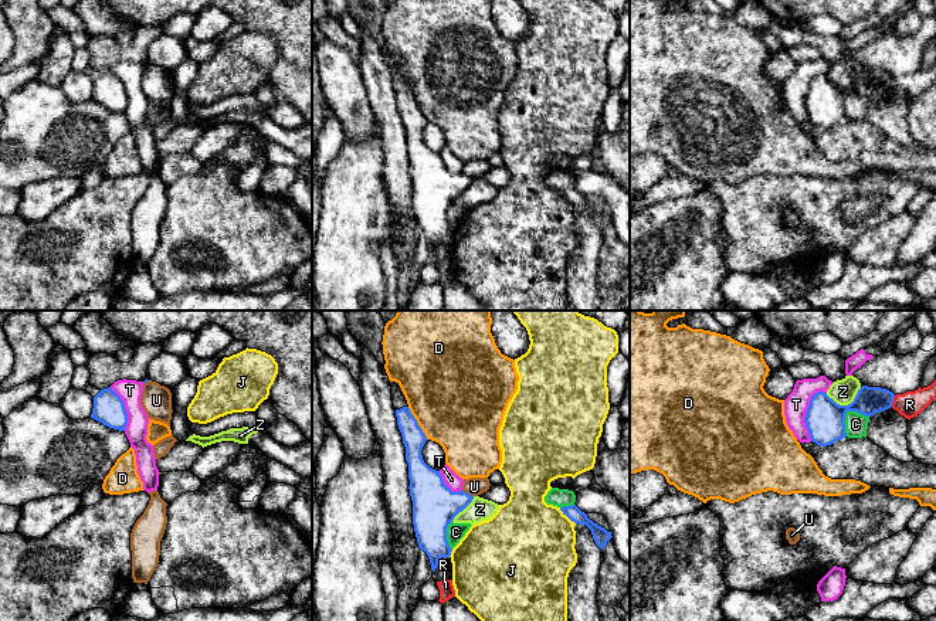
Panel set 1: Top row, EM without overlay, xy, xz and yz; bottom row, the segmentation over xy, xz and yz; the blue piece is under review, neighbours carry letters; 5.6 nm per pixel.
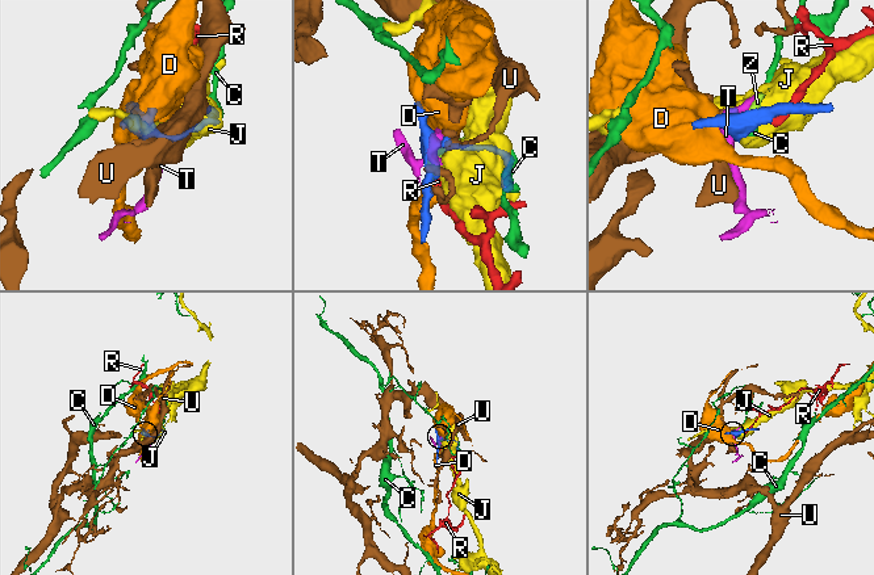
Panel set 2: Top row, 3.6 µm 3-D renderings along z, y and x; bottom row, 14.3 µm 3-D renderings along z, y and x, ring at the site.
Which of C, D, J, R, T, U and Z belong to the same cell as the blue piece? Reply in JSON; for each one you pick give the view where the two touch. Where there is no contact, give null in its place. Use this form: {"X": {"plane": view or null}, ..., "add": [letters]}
{"add": []}

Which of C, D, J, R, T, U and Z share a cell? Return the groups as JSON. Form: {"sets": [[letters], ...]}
{"sets": [["C"], ["D"], ["J"], ["R"], ["T"], ["U"], ["Z"]]}

